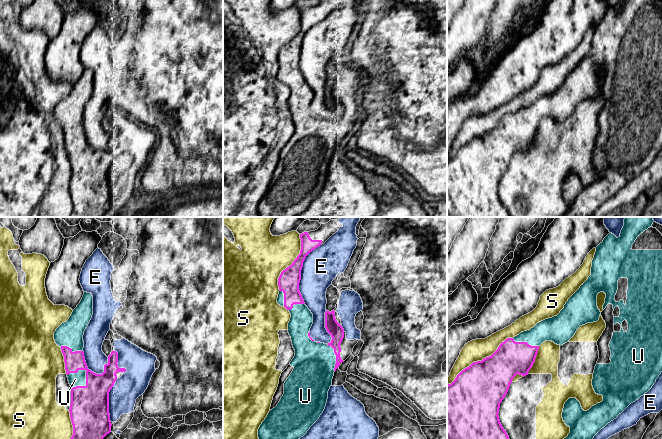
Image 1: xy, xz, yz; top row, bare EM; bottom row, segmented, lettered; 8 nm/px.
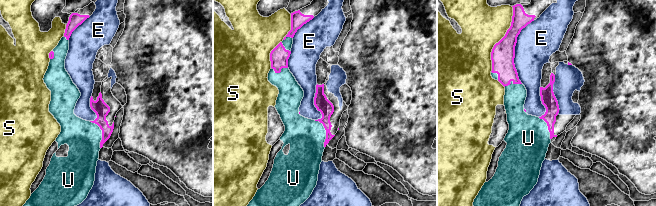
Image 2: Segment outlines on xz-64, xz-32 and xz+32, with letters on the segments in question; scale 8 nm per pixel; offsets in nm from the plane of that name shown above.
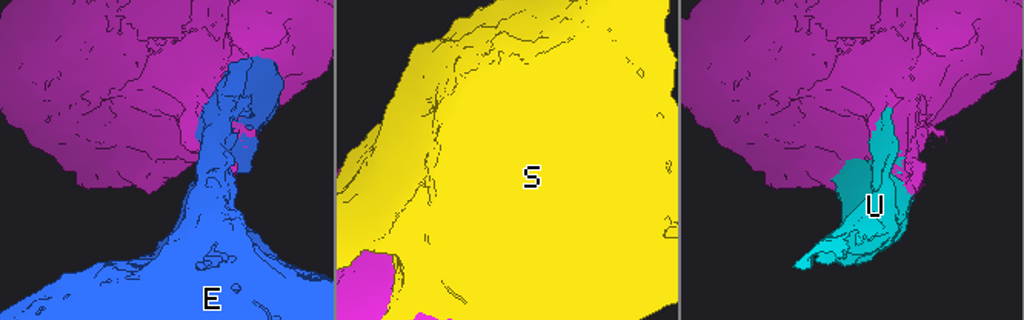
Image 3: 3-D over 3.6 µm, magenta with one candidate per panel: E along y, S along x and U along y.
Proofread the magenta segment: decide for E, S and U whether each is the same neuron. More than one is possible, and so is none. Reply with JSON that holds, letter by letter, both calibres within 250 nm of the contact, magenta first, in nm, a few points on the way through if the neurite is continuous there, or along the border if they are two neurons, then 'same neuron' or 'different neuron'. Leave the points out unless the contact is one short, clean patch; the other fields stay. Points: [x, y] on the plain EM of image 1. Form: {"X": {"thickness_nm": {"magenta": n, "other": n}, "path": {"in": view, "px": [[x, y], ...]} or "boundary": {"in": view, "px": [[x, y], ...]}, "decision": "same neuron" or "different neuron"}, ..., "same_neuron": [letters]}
{"E": {"thickness_nm": {"magenta": 170, "other": 280}, "decision": "different neuron"}, "S": {"thickness_nm": {"magenta": 420, "other": 180}, "decision": "different neuron"}, "U": {"thickness_nm": {"magenta": 240, "other": 110}, "decision": "same neuron"}, "same_neuron": ["U"]}

